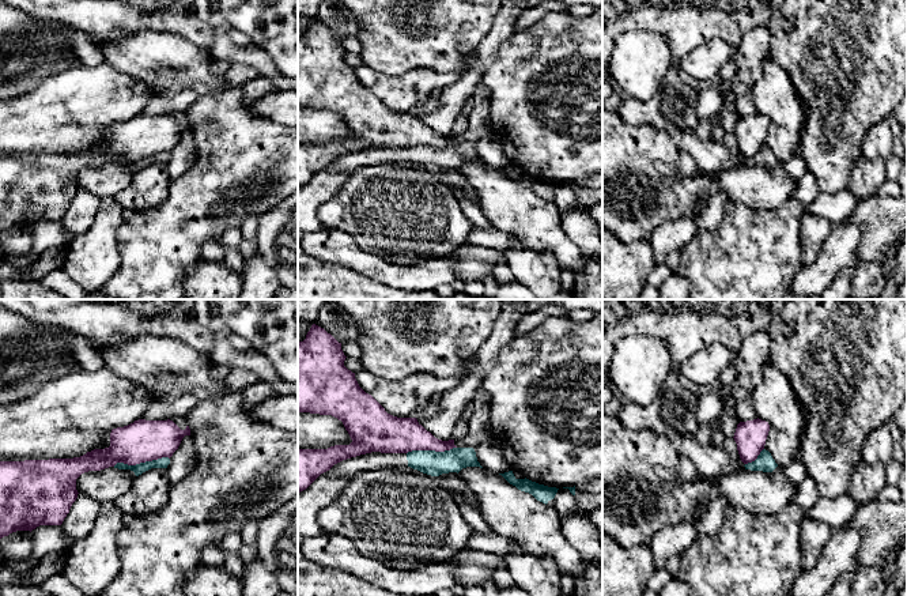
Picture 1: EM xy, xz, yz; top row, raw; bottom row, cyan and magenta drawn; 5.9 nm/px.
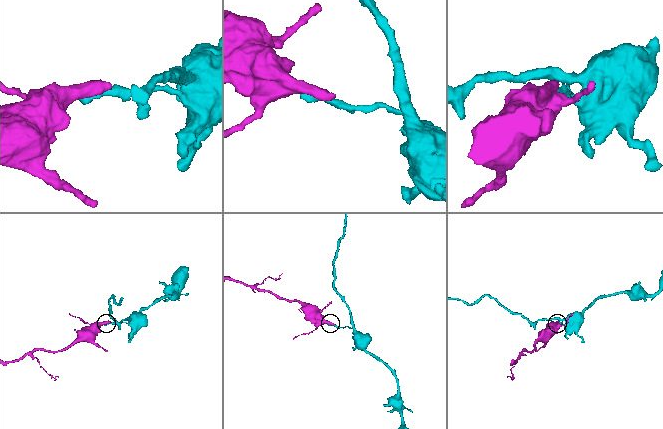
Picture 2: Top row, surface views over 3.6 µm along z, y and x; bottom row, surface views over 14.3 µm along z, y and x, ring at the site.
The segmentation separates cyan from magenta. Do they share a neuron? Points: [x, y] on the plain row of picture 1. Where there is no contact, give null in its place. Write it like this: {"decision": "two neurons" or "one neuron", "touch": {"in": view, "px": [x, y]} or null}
{"decision": "two neurons", "touch": {"in": "xy", "px": [140, 158]}}

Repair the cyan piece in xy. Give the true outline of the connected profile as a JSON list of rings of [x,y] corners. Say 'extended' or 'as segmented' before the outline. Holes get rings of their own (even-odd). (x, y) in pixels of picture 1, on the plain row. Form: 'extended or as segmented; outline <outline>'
as segmented; outline [[[162,152],[162,154],[158,154],[158,155],[140,158],[140,159],[136,159],[136,161],[128,161],[128,159],[124,159],[124,158],[117,158],[114,161],[114,163],[131,165],[131,166],[135,167],[136,171],[139,171],[139,170],[141,170],[143,167],[146,167],[151,163],[167,163],[169,159],[170,159],[170,154]]]

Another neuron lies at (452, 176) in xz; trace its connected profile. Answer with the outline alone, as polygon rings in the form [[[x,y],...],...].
[[[457,167],[442,169],[437,171],[437,174],[442,182],[461,188],[465,192],[466,197],[473,204],[479,205],[475,191],[468,185],[466,178],[460,173]]]

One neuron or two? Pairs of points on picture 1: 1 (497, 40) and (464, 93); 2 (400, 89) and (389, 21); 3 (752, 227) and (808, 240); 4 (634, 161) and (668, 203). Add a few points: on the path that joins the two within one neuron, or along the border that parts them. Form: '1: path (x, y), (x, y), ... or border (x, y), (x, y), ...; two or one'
1: path (486, 53), (468, 79); one
2: border (369, 65), (388, 75), (430, 70); two
3: border (805, 211), (800, 221), (801, 263); two
4: path (639, 172), (652, 184), (657, 185), (661, 192); one

